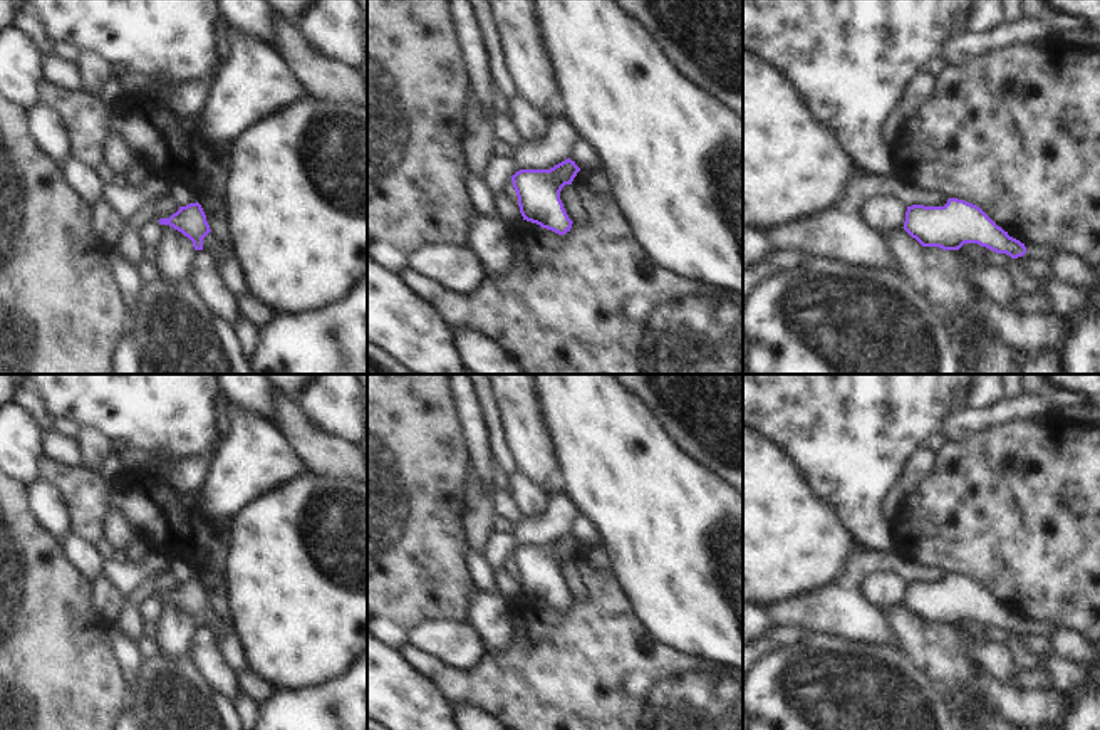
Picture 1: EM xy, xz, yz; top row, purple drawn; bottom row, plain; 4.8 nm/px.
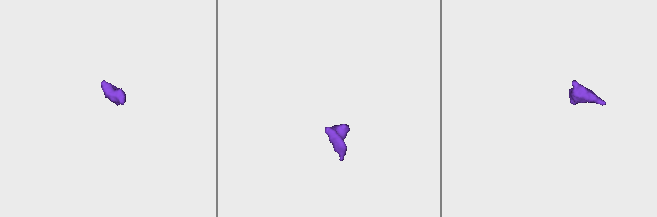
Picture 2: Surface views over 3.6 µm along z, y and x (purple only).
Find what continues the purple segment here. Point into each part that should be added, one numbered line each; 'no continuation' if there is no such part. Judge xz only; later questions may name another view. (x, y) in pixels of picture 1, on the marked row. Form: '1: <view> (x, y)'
no continuation.

